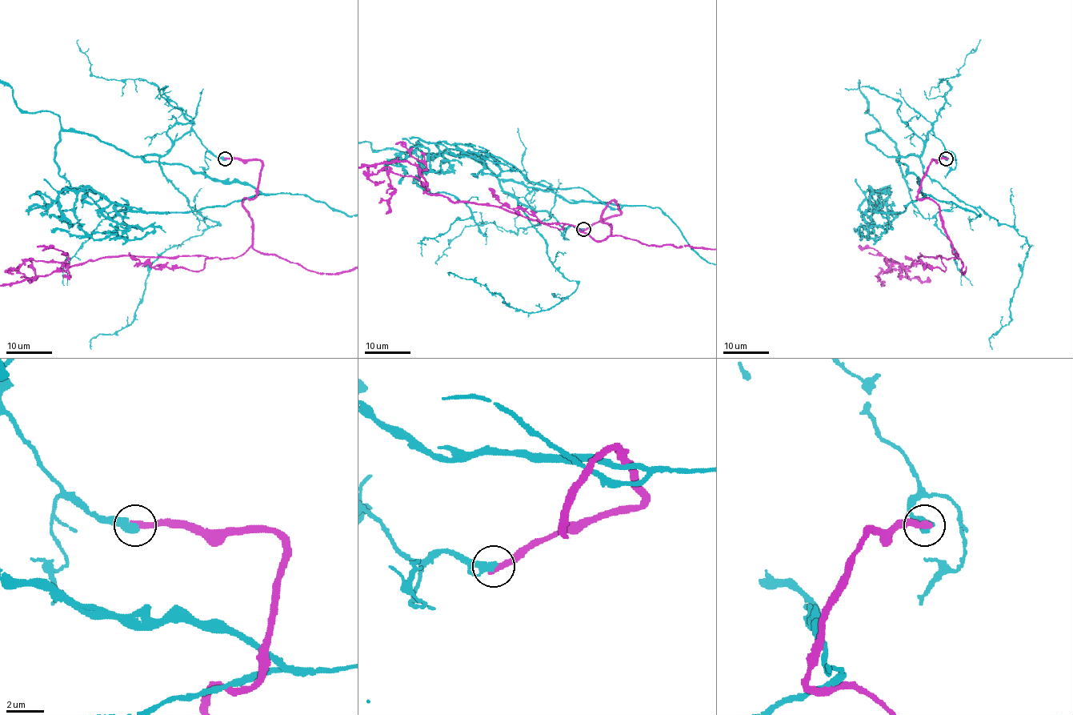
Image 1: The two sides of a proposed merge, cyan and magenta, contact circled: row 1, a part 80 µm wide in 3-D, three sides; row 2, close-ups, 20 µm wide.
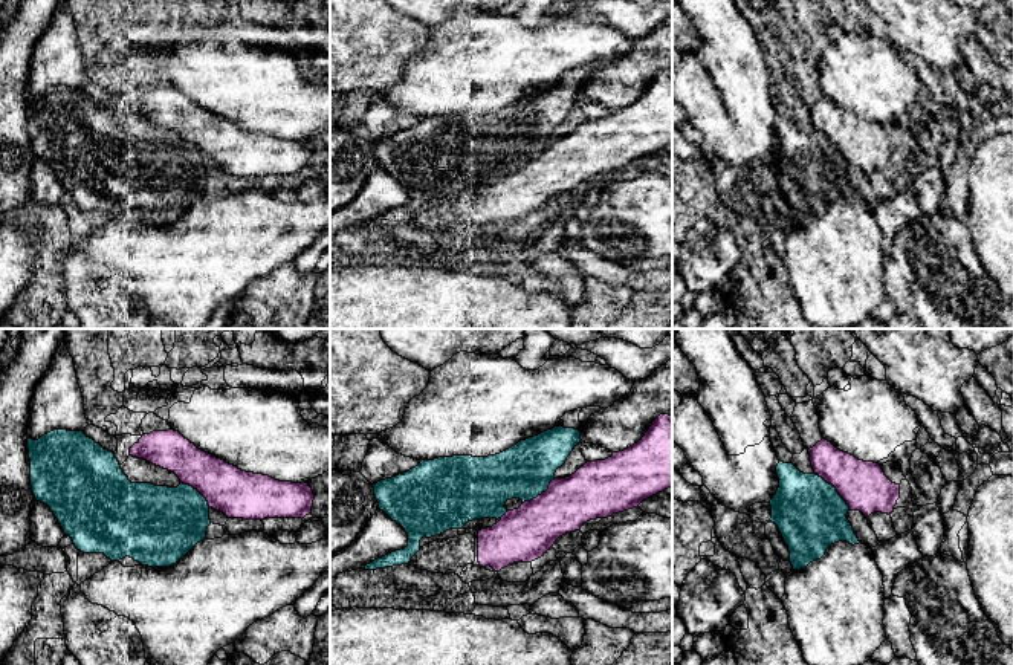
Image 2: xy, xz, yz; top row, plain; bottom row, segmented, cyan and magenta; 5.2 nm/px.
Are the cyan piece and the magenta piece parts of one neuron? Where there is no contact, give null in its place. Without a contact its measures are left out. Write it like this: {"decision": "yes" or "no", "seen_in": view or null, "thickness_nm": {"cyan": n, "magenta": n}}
{"decision": "no", "seen_in": "yz", "thickness_nm": {"cyan": 360, "magenta": 260}}

